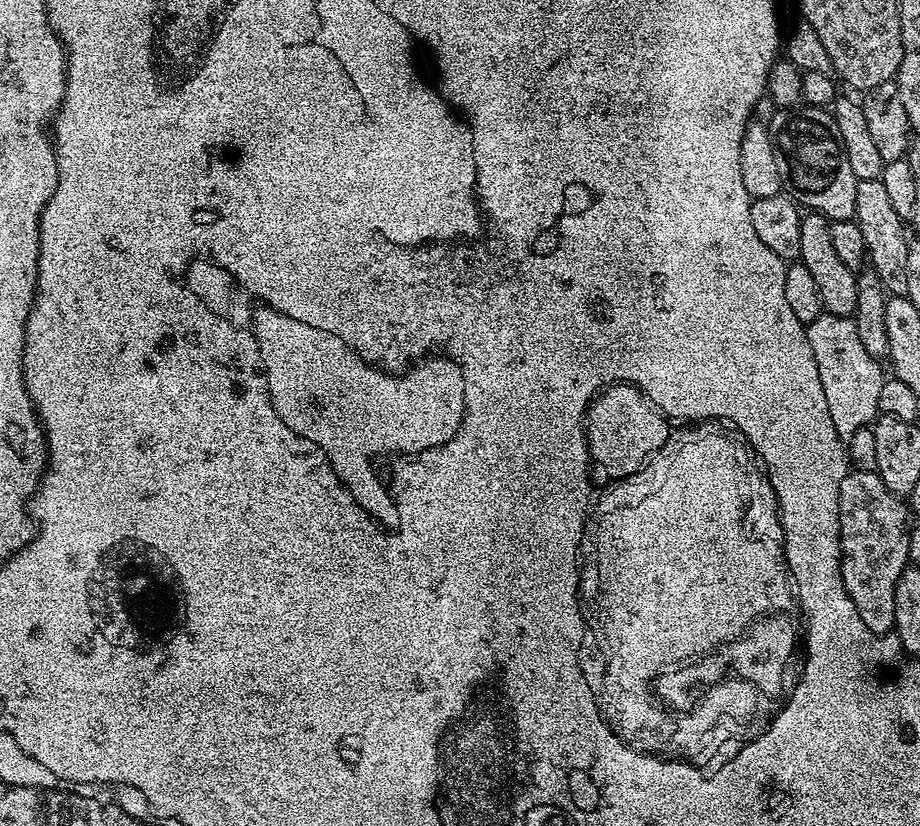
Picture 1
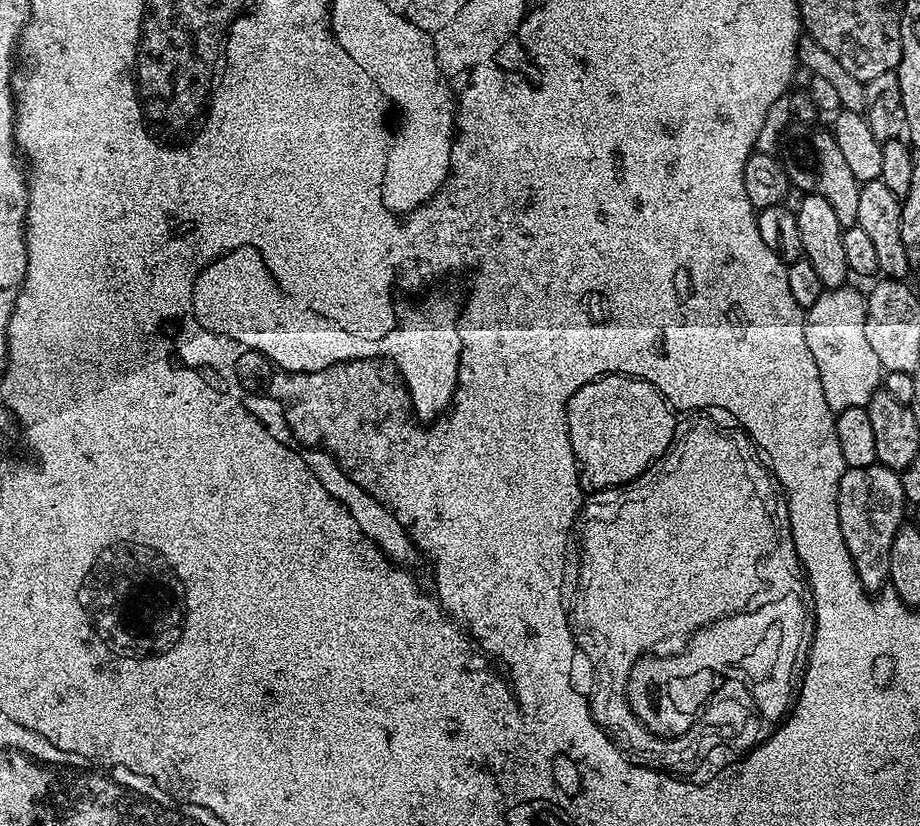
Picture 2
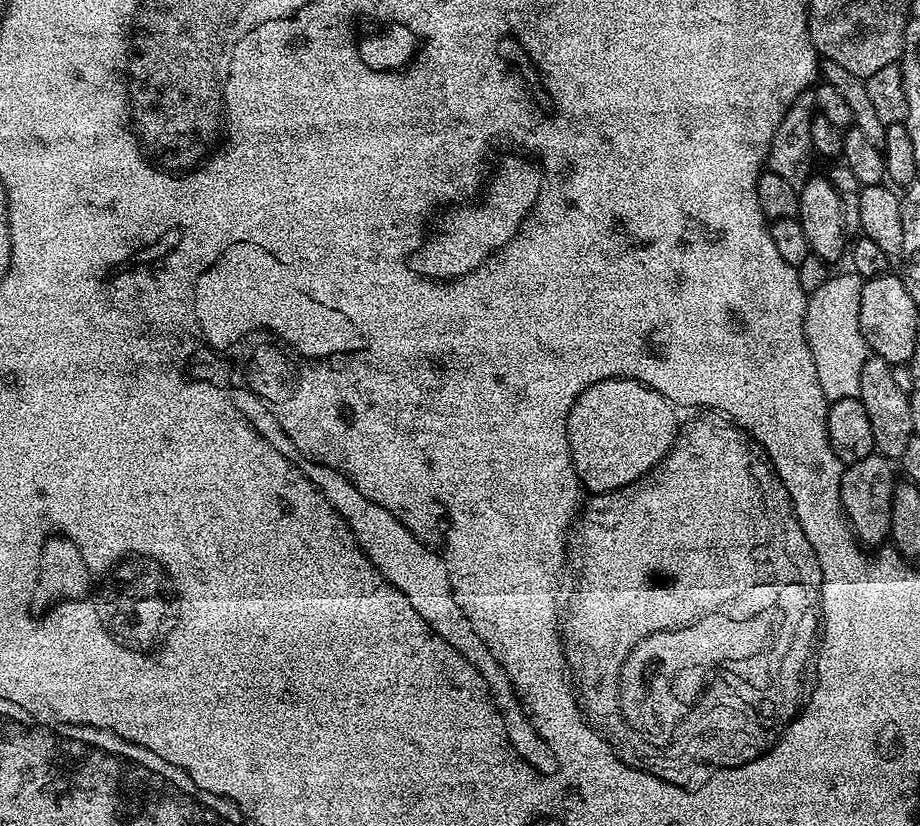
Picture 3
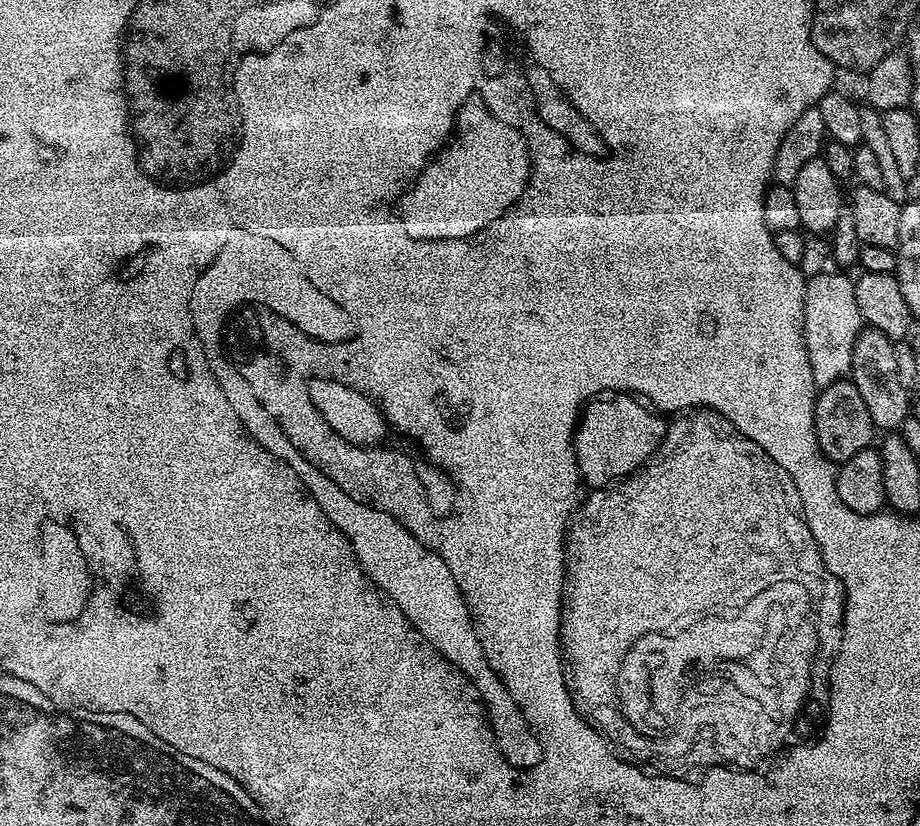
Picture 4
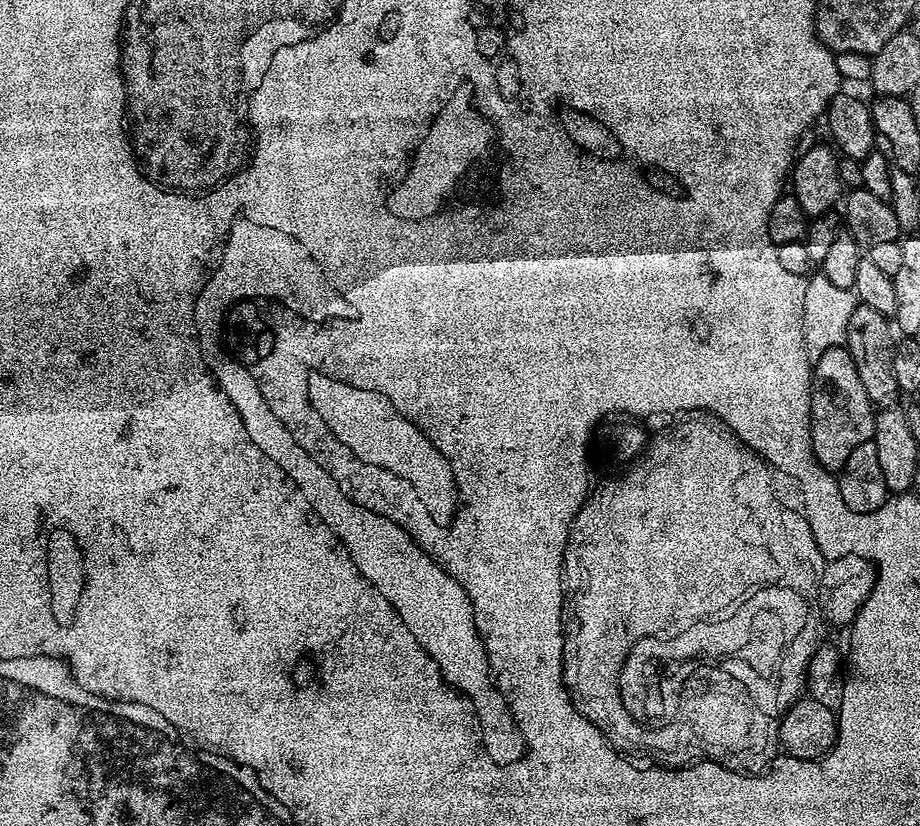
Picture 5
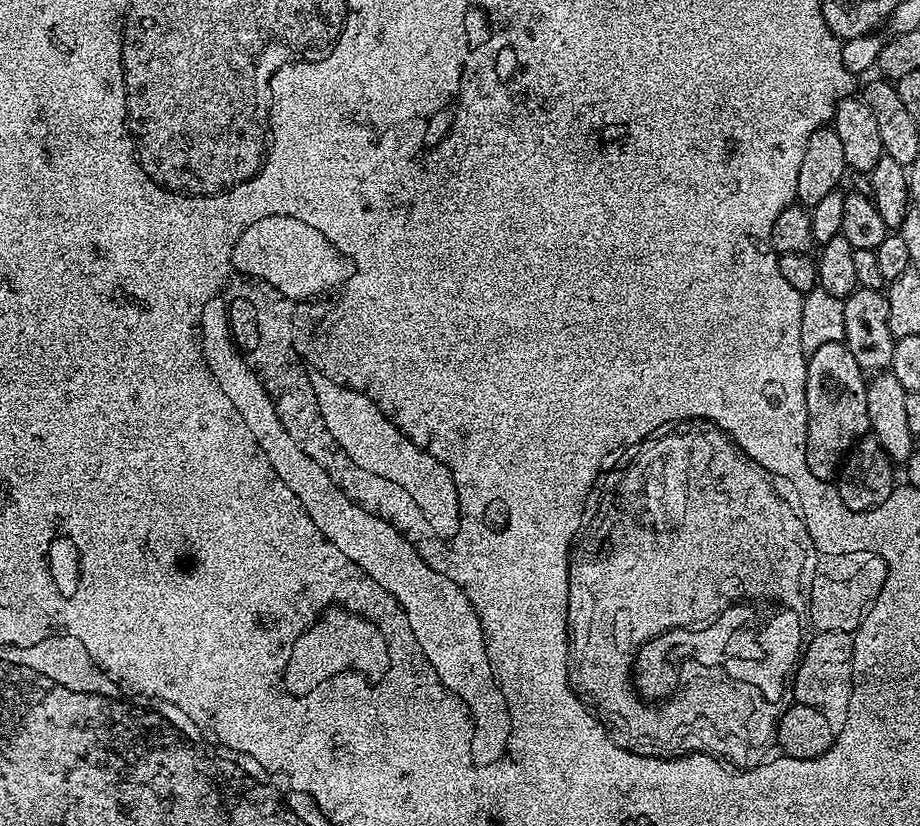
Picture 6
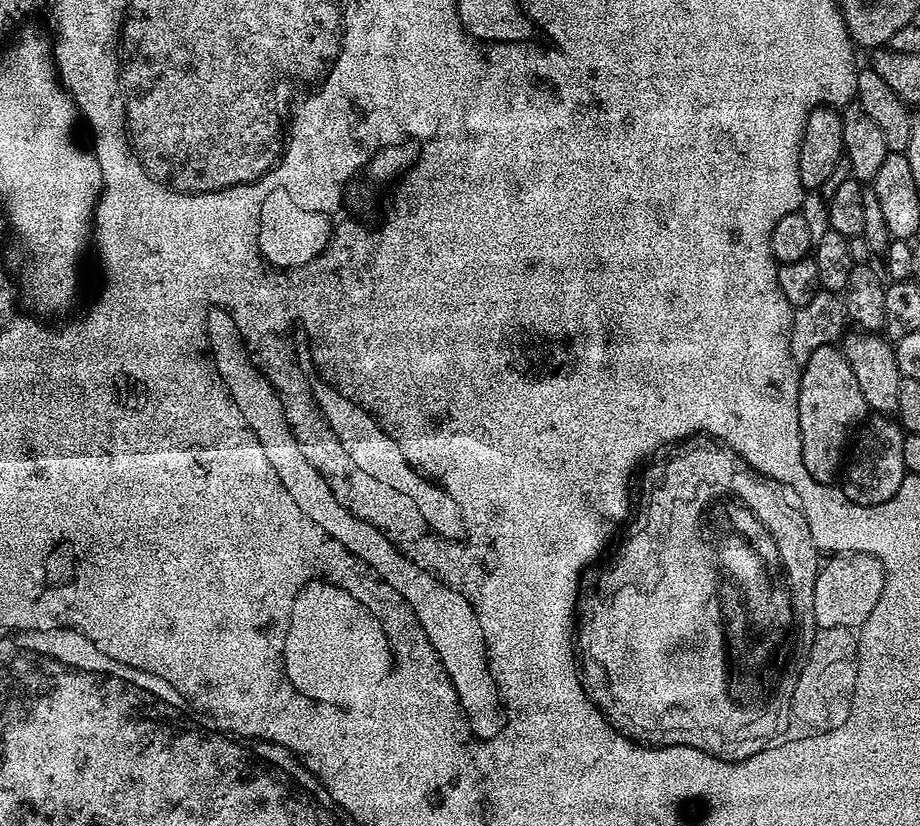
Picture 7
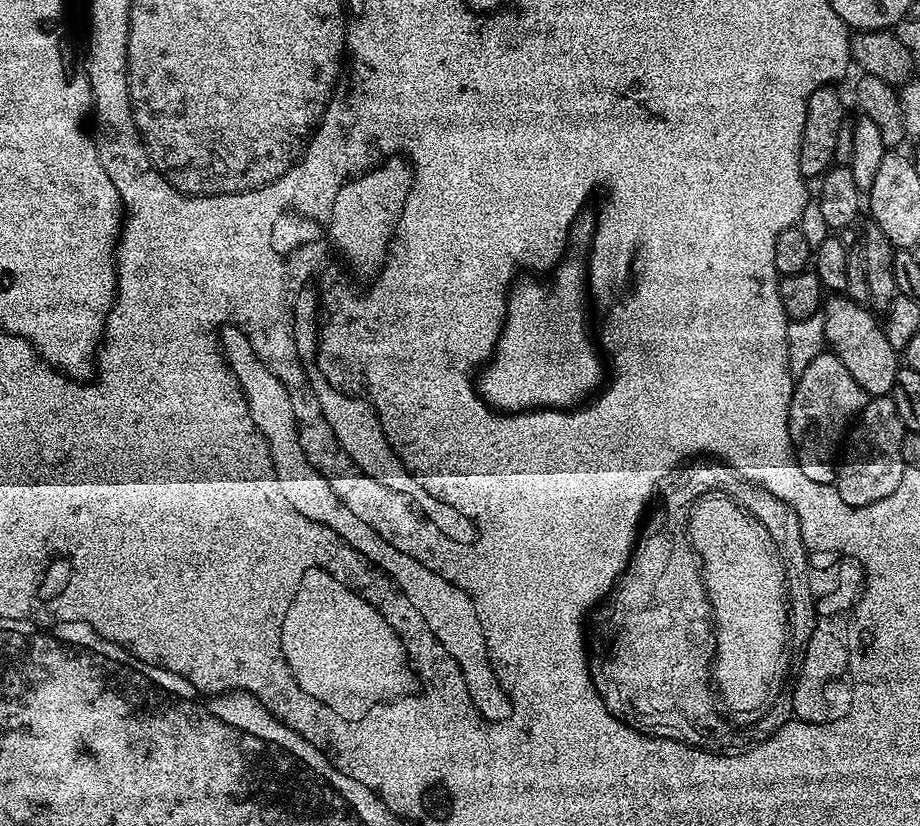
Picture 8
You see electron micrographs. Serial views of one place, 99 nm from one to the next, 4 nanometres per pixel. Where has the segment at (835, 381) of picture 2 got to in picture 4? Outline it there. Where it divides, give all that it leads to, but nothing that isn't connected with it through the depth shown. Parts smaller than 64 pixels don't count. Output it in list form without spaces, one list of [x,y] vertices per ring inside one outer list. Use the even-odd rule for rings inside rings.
[[[812,234],[805,239],[802,262],[798,267],[805,277],[811,278],[804,286],[804,341],[806,342],[806,354],[810,358],[810,370],[814,374],[814,382],[817,389],[821,389],[830,386],[836,380],[845,379],[851,370],[855,340],[862,329],[858,298],[856,297],[856,282],[851,275],[840,270],[824,272],[830,268],[830,244],[820,234]]]

